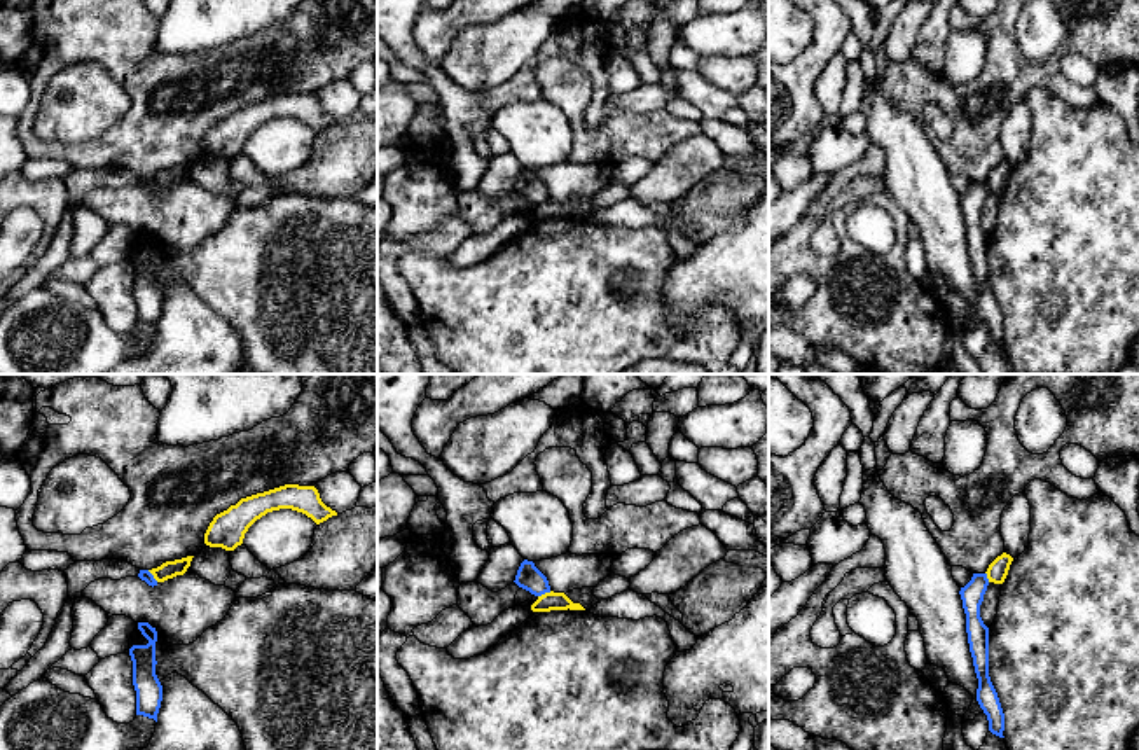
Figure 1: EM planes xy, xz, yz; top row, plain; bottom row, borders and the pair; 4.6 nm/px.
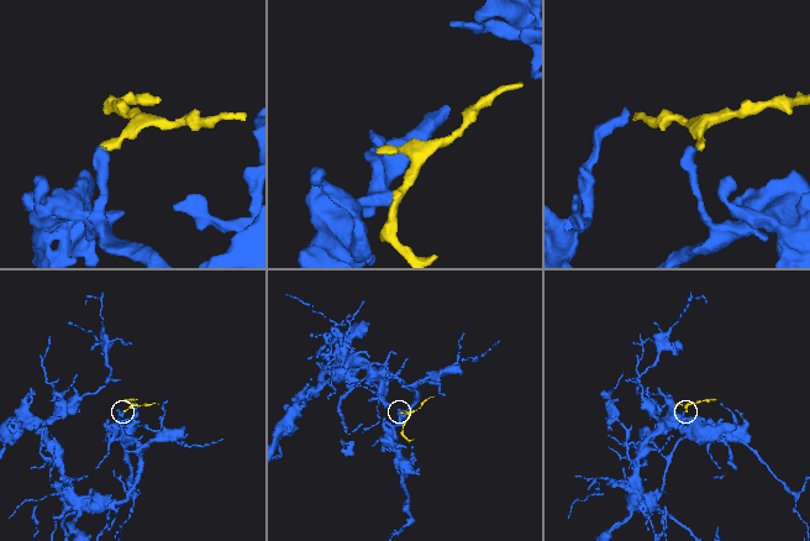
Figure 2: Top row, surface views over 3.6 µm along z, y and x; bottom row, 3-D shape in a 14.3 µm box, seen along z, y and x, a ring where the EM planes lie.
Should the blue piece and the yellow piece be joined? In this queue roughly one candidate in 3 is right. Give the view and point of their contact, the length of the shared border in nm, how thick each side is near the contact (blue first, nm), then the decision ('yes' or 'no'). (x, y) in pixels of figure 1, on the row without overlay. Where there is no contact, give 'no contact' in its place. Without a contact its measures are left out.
meets blue in xz at (544, 201); contact 70 nm long; 120 nm thick on the blue side, 90 nm on the other; no

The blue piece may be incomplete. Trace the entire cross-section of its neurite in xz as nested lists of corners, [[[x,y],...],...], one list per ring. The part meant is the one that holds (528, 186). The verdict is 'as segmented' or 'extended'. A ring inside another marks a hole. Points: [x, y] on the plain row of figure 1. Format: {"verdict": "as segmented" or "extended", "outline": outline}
{"verdict": "as segmented", "outline": [[[528,168],[521,171],[514,191],[535,205],[550,201],[547,185]]]}

